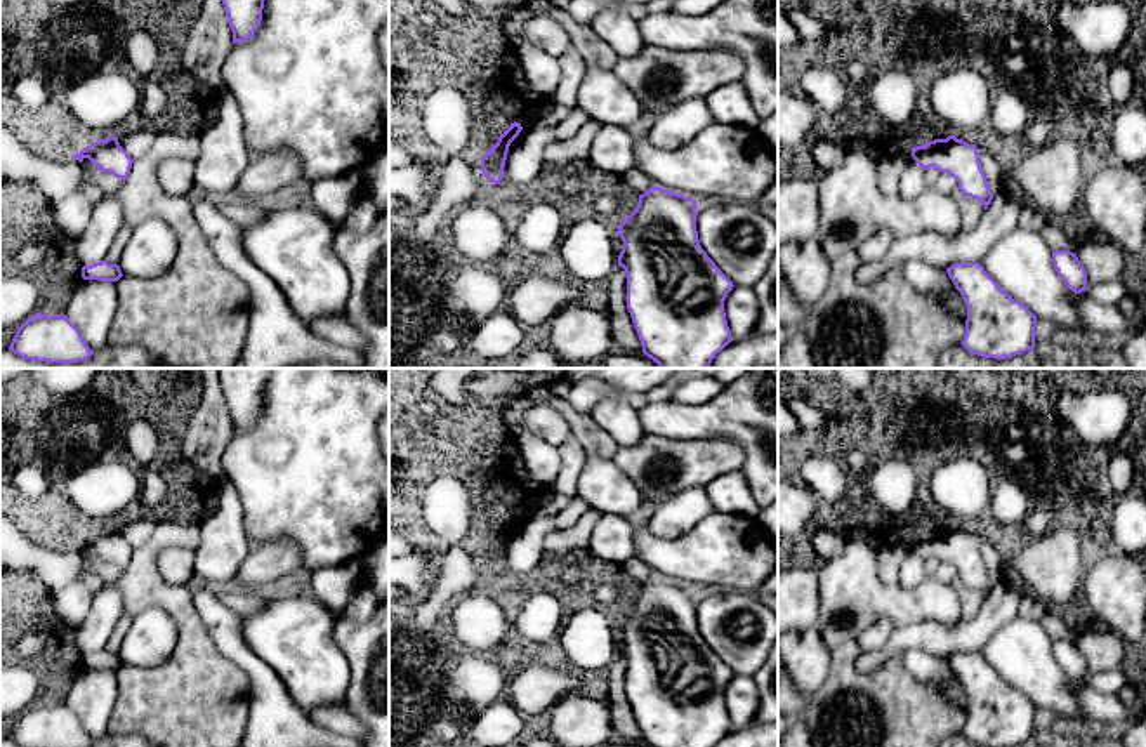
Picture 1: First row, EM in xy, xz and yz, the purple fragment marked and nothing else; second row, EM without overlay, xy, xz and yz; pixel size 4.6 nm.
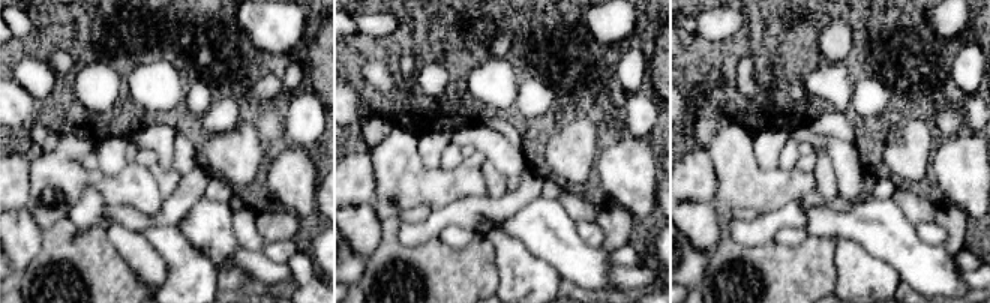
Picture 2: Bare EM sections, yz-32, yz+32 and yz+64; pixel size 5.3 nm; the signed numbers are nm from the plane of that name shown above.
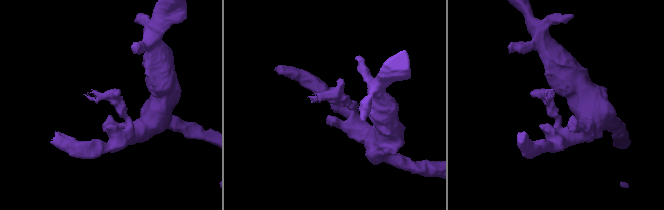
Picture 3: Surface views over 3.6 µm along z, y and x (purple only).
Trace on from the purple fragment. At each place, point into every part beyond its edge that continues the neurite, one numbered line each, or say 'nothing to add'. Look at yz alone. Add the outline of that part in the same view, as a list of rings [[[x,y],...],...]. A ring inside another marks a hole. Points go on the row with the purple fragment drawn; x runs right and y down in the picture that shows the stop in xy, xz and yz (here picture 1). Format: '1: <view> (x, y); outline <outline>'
nothing to add

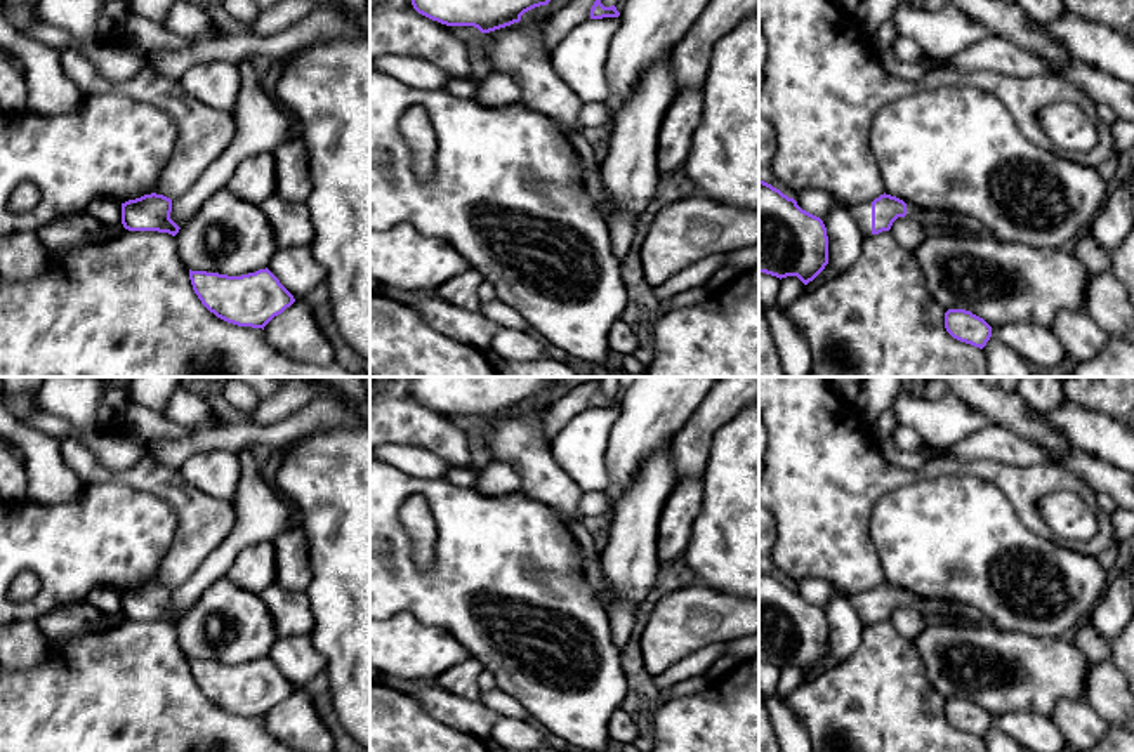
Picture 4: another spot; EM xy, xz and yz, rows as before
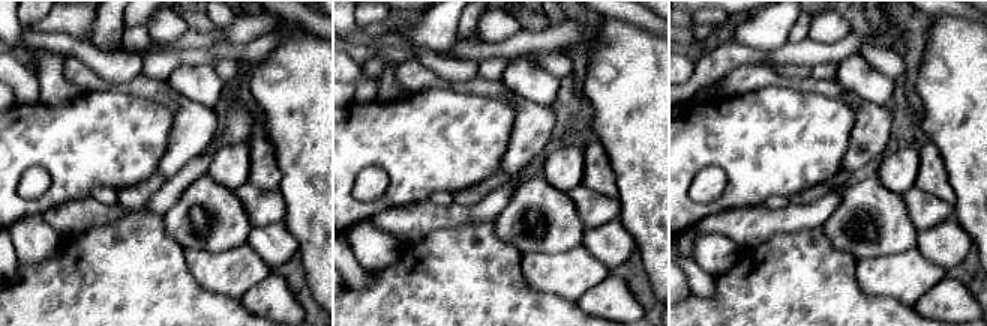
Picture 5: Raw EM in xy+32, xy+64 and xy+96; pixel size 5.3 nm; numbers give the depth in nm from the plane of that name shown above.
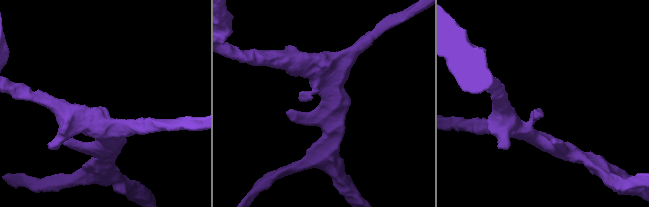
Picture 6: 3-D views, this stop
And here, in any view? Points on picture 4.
1: yz (862, 211); outline [[[872,201],[853,207],[856,222],[865,236],[872,234]]]

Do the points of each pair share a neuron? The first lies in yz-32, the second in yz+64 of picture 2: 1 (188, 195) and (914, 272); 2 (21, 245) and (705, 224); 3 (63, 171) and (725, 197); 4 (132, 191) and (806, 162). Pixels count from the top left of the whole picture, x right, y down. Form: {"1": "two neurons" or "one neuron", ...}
{"1": "two neurons", "2": "one neuron", "3": "one neuron", "4": "two neurons"}

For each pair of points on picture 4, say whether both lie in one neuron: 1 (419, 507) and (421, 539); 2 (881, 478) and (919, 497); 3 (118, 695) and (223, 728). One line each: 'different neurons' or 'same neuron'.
1: same neuron
2: different neurons
3: same neuron

